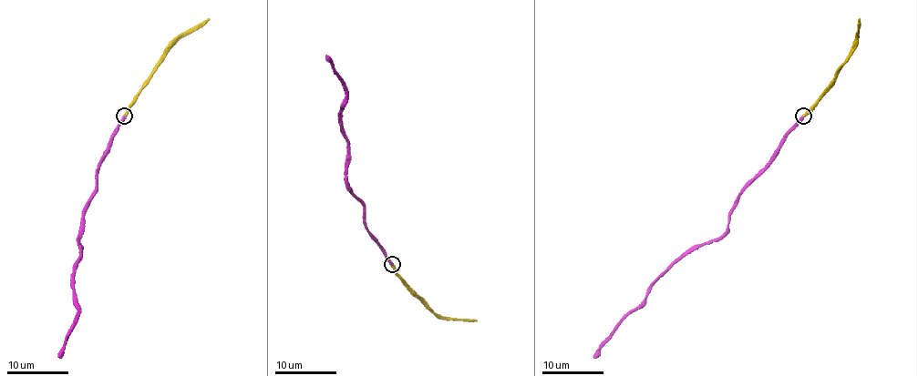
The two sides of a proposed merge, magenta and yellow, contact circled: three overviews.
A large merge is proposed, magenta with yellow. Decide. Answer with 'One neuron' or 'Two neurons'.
One neuron

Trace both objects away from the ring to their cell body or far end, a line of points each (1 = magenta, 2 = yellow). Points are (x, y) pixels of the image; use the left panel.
1: (125, 116), (101, 161), (97, 188), (83, 216), (80, 260), (74, 274), (78, 319), (58, 357)
2: (125, 116), (154, 67), (172, 46), (210, 20)

